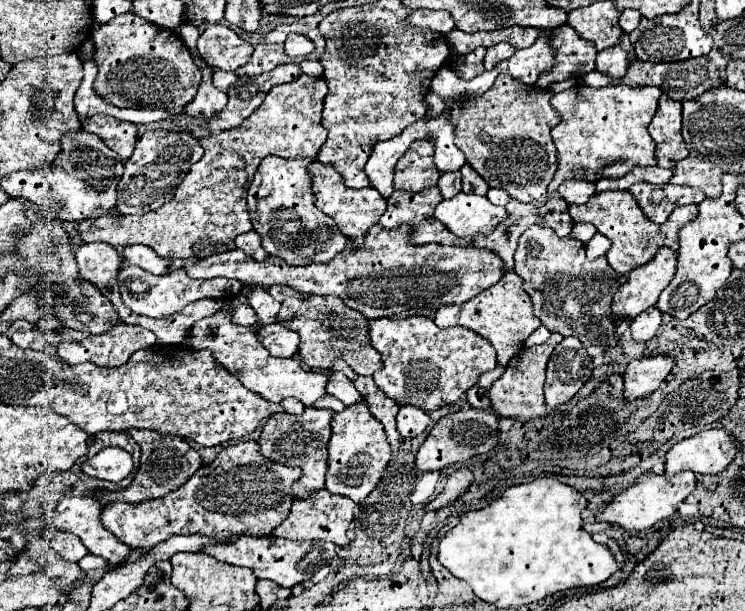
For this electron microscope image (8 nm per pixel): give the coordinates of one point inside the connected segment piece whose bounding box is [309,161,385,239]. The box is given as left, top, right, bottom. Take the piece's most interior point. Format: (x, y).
(354, 210)

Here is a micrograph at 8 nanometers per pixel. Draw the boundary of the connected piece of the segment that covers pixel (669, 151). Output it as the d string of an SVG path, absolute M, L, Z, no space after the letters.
M665 93L659 97L659 107L649 123L649 135L657 143L657 165L673 169L689 155L681 137L681 103L669 99Z

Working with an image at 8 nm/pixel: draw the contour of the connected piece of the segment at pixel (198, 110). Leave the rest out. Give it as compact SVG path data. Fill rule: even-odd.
M191 51L191 57L193 57L195 65L197 65L197 67L201 69L201 73L203 73L203 81L201 81L201 87L199 87L195 99L185 107L185 110L191 117L205 115L207 119L211 119L211 117L214 117L221 111L221 107L227 105L227 95L221 93L221 91L217 91L217 89L213 87L213 83L211 83L211 73L213 73L213 69L211 69L209 65L205 65L203 61L199 61L193 51Z

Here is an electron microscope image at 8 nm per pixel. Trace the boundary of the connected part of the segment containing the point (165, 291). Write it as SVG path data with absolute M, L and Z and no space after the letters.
M125 259L121 261L121 271L117 275L119 281L119 291L121 291L121 299L123 303L137 315L147 315L153 319L161 319L161 317L169 317L177 311L181 311L185 305L199 301L199 299L221 299L221 301L231 301L235 299L243 285L237 283L237 279L225 279L225 277L217 277L217 279L193 279L187 275L187 271L173 271L163 276L151 275L147 271L143 271L137 265L127 263Z

